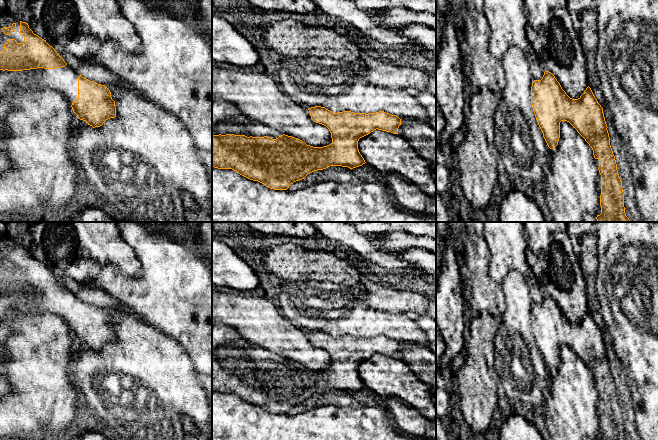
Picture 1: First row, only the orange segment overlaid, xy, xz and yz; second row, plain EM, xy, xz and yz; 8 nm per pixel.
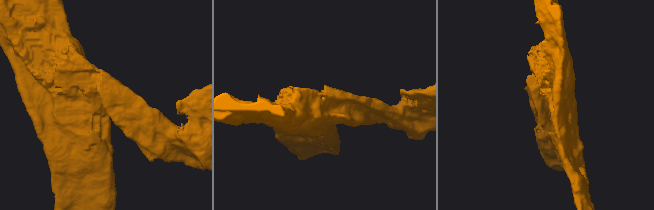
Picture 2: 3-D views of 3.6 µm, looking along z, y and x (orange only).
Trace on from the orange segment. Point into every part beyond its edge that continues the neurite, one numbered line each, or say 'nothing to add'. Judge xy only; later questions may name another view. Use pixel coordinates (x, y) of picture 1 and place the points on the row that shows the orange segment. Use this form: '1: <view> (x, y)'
1: xy (16, 35)
2: xy (64, 80)

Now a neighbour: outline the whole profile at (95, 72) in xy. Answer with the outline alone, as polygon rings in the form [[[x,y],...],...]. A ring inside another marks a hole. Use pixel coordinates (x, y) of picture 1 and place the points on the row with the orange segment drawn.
[[[85,61],[83,63],[83,71],[81,76],[101,85],[117,85],[119,87],[126,87],[127,89],[136,90],[132,85],[124,81],[121,77],[97,63]]]

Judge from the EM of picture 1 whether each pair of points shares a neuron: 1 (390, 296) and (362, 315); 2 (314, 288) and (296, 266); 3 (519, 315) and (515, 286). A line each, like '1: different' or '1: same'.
1: different
2: different
3: same

